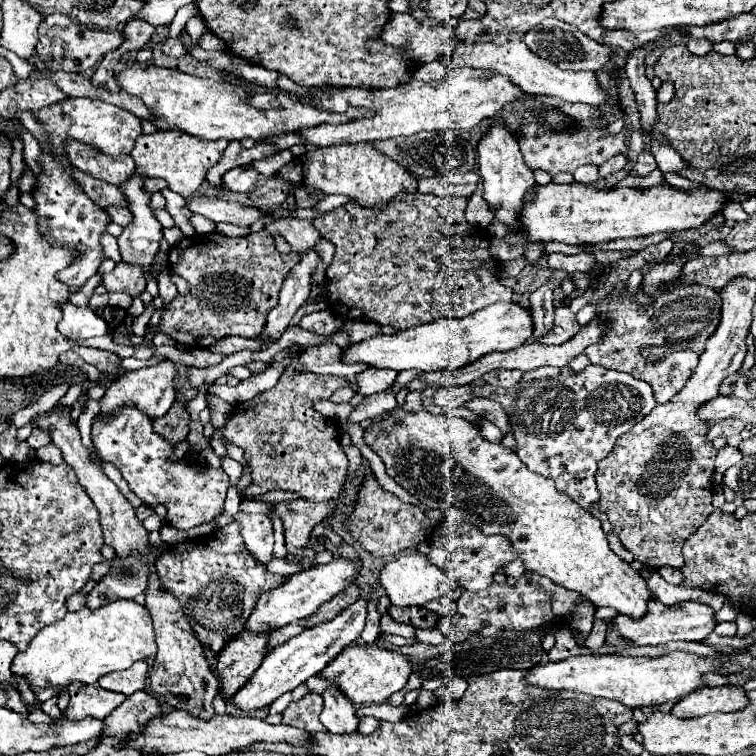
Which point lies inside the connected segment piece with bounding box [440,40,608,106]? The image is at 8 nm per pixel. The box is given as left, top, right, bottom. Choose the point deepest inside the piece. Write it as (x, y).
(535, 75)

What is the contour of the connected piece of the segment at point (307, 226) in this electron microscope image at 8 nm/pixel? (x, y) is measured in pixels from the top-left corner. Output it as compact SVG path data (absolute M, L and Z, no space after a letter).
M290 216L278 218L266 224L264 230L274 238L282 236L298 254L312 250L320 240L320 232L316 232L316 228L312 226L312 220L302 220L302 218L290 218Z

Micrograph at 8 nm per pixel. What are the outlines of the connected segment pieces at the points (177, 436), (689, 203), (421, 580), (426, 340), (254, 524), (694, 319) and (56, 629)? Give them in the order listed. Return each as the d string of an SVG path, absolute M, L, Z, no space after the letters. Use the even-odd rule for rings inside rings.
M174 402L172 408L154 420L154 430L164 436L164 440L168 440L172 446L186 440L188 436L188 422L190 422L190 416L186 412L186 406L182 402Z
M554 184L540 186L540 192L532 202L524 204L522 224L530 240L542 242L564 242L564 244L598 244L616 238L638 238L654 232L682 232L700 228L710 222L728 202L744 202L750 194L738 192L716 192L710 188L680 190L668 184L652 186L646 190L636 188L612 188L598 190L596 186L584 184Z
M416 552L404 554L404 556L388 562L380 570L380 588L386 592L390 604L394 604L394 606L424 606L426 602L430 602L434 598L448 596L458 590L454 580L444 576L444 572L440 568L432 566L424 554L416 554Z
M494 302L466 318L440 318L436 322L418 324L408 330L400 330L392 336L376 334L358 344L350 344L342 348L342 362L360 362L372 368L392 368L396 372L402 370L456 370L464 364L478 360L490 352L506 352L524 344L534 330L534 320L530 308L524 308L516 302Z
M245 513L245 517L234 517L234 520L240 523L240 533L252 556L256 556L262 564L268 564L274 558L274 529L270 518Z
M678 256L668 264L654 266L638 292L650 292L656 296L652 306L640 306L632 298L634 294L624 294L624 284L618 282L612 294L600 302L590 302L598 308L598 316L612 320L602 342L588 346L586 356L592 364L632 374L638 380L646 380L656 396L656 402L664 404L674 394L678 394L686 380L692 376L708 336L716 330L720 322L720 294L708 286L676 286L676 276L684 266L684 258ZM662 286L670 286L670 292L662 292Z
M116 600L98 610L82 608L68 612L56 624L42 628L24 652L12 660L12 674L28 682L30 690L36 688L68 688L72 682L94 684L100 676L126 670L136 660L146 660L156 654L154 626L146 606L134 600Z

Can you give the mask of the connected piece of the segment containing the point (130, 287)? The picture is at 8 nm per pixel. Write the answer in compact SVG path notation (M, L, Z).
M126 262L116 264L116 268L102 278L102 286L108 292L124 292L132 298L140 296L146 290L146 278L140 266L132 266Z

